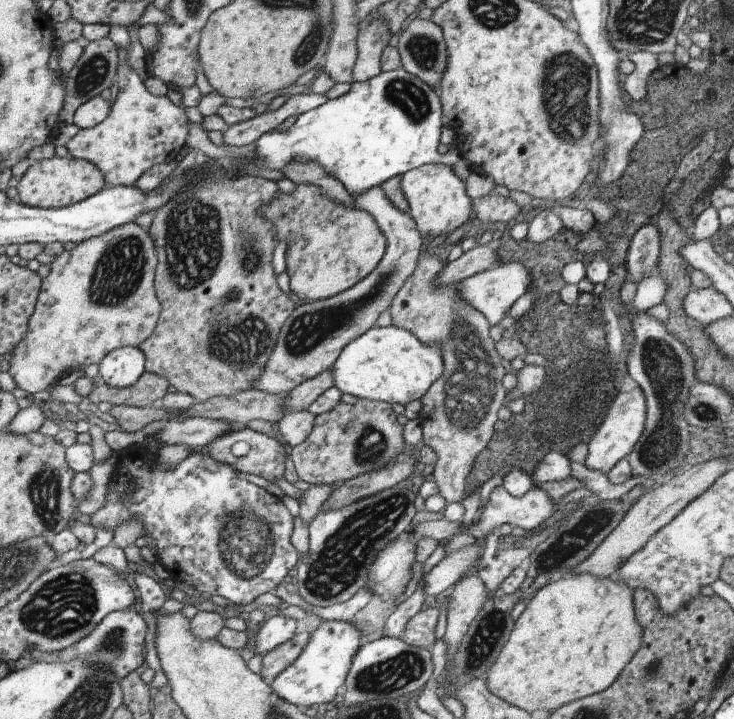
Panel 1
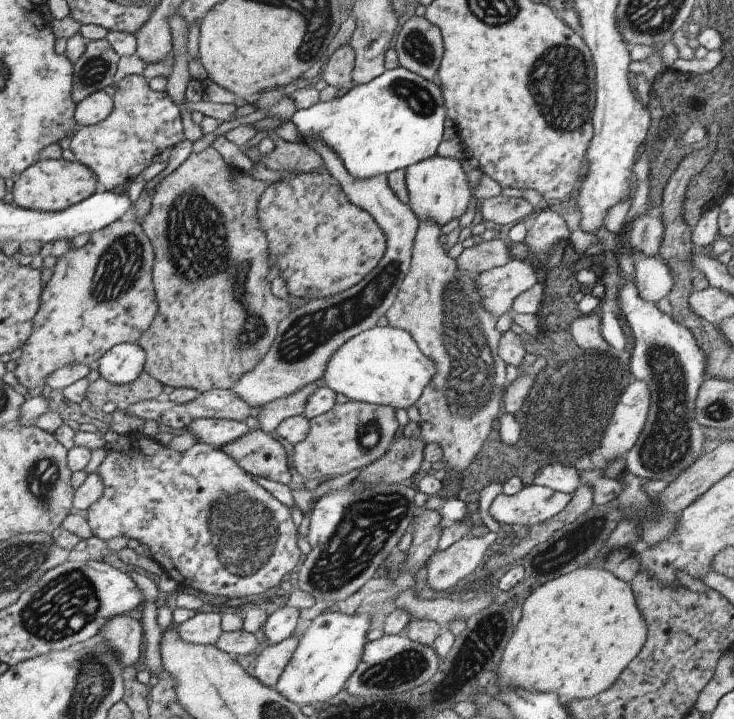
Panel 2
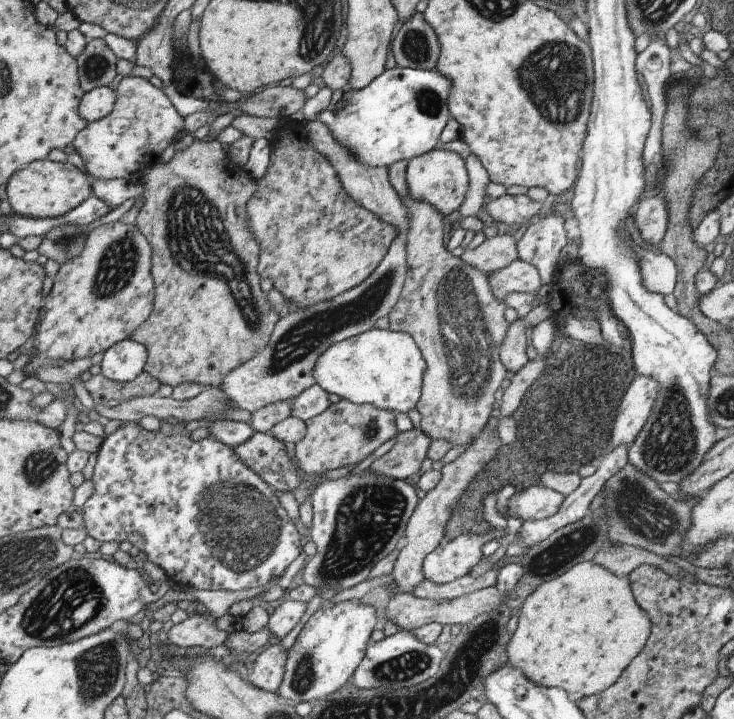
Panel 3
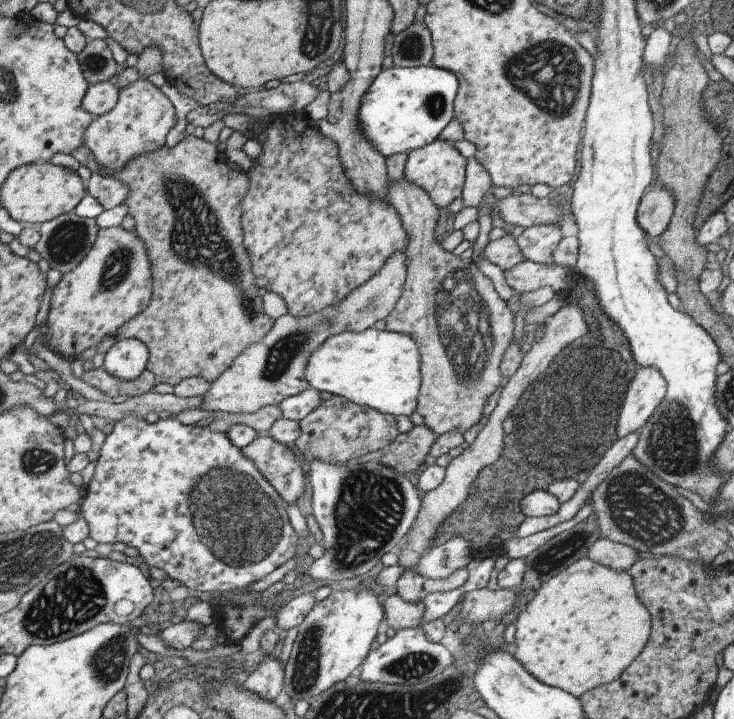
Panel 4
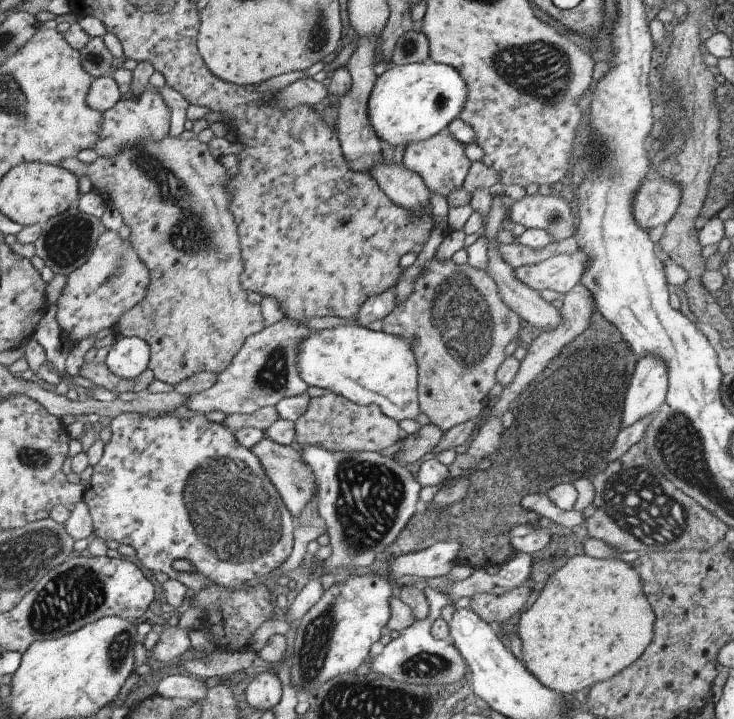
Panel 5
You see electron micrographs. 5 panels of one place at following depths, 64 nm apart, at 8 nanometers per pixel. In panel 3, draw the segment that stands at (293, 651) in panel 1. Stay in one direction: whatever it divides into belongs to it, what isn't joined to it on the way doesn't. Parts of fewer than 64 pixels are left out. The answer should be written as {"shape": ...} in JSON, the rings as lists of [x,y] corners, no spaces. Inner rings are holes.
{"shape":[[[281,642],[264,647],[254,660],[253,670],[247,677],[247,682],[255,688],[277,692],[283,676],[287,653],[288,650],[281,646]]]}

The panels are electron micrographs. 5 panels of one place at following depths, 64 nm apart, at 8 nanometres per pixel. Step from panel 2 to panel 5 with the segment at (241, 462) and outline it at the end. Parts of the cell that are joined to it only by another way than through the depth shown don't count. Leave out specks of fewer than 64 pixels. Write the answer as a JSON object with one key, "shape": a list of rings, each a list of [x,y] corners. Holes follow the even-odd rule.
{"shape":[[[265,436],[257,444],[253,444],[251,451],[253,456],[259,459],[265,476],[267,476],[269,482],[275,487],[285,508],[287,508],[295,521],[296,517],[299,516],[299,512],[309,502],[311,494],[315,494],[315,488],[317,488],[307,463],[302,459],[297,450],[293,450],[289,445],[281,446]]]}

